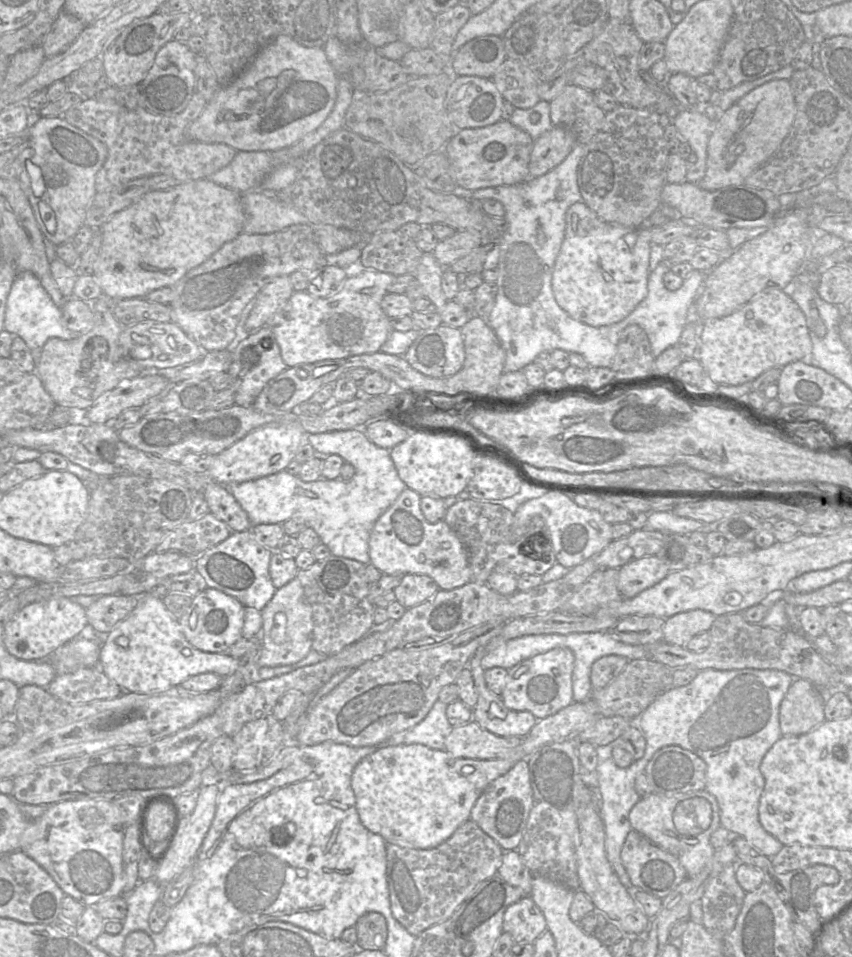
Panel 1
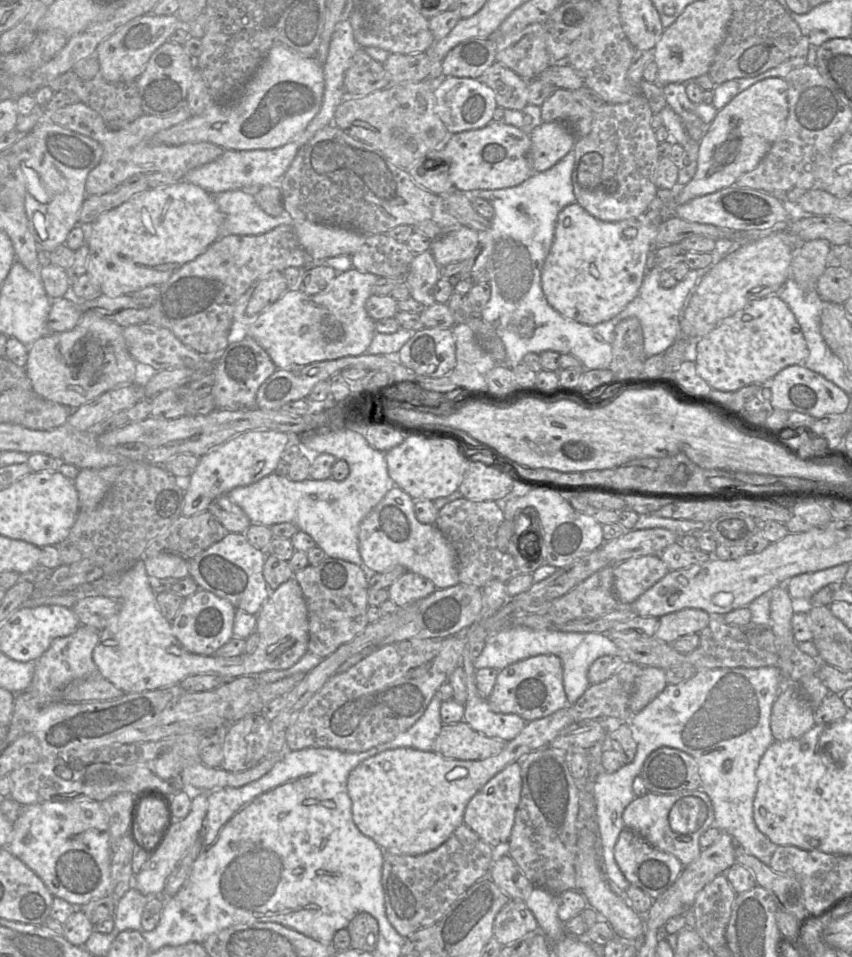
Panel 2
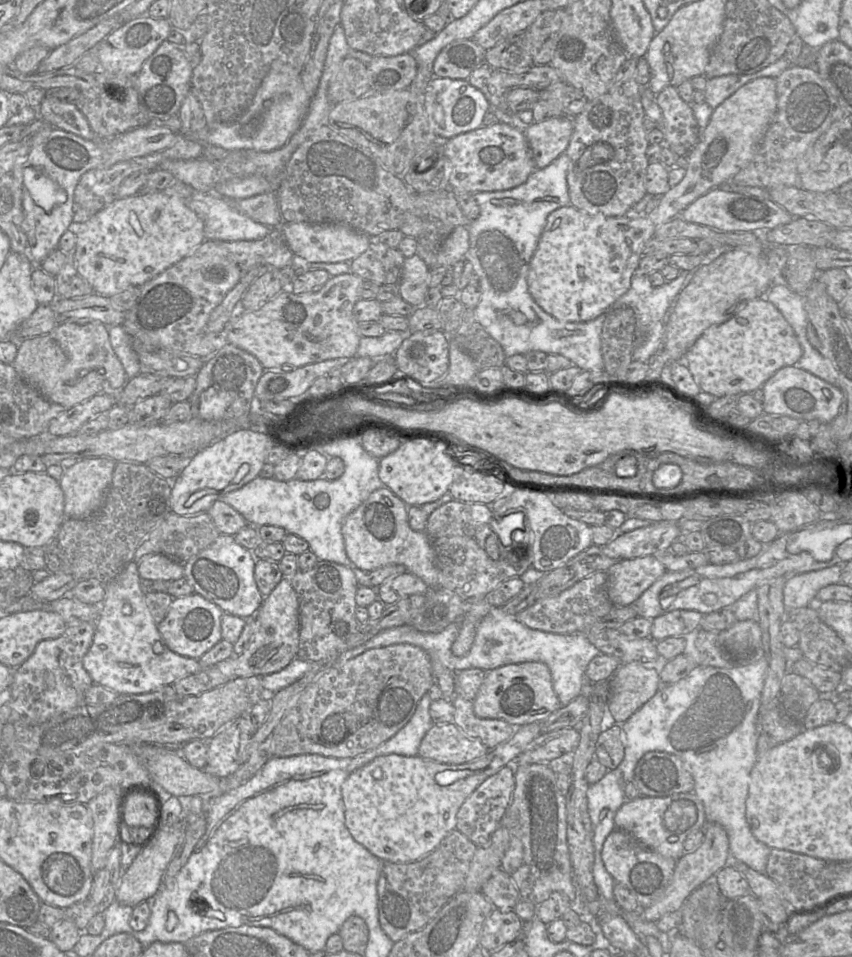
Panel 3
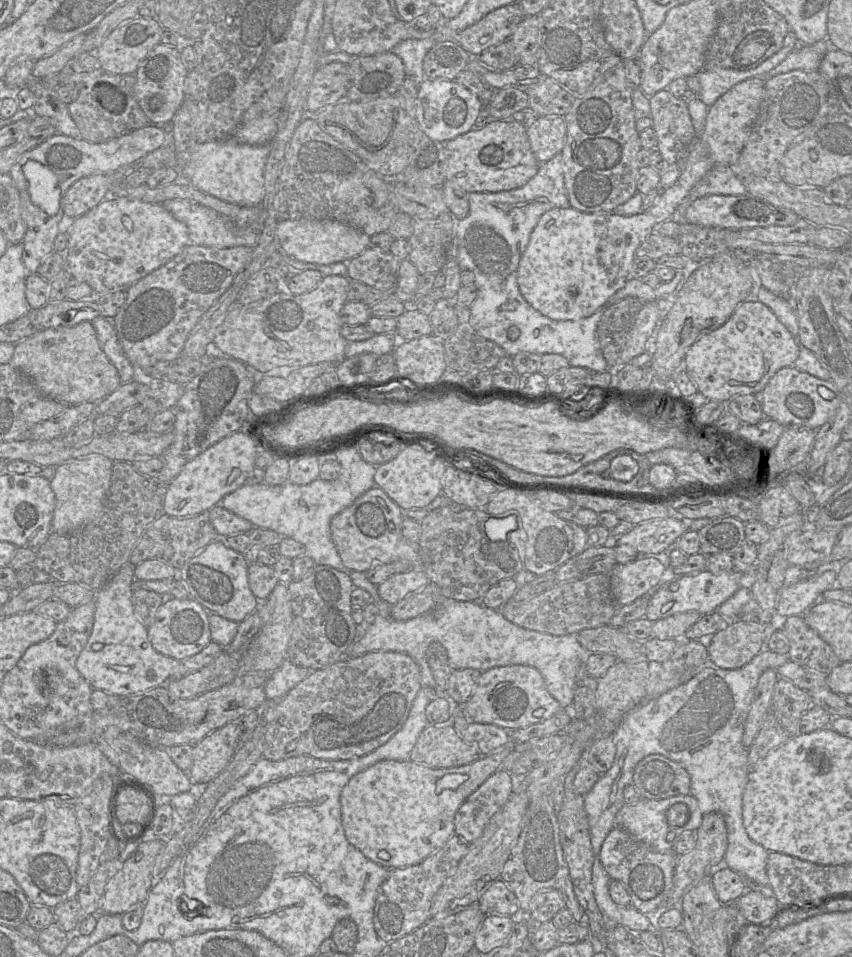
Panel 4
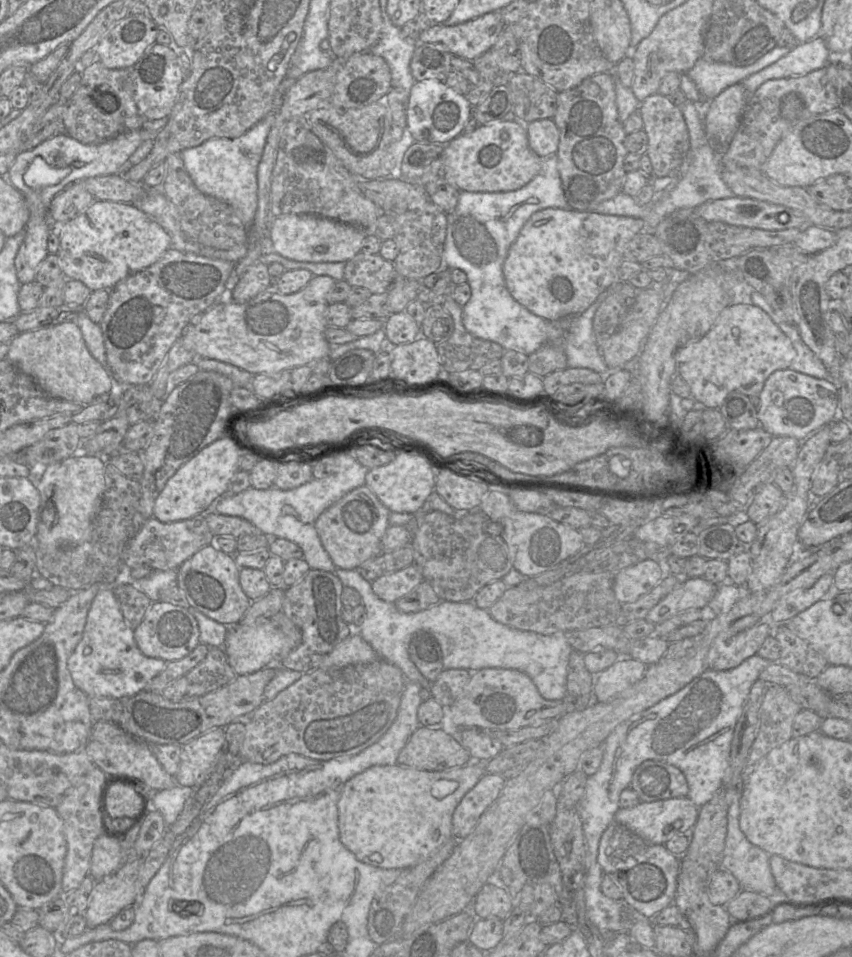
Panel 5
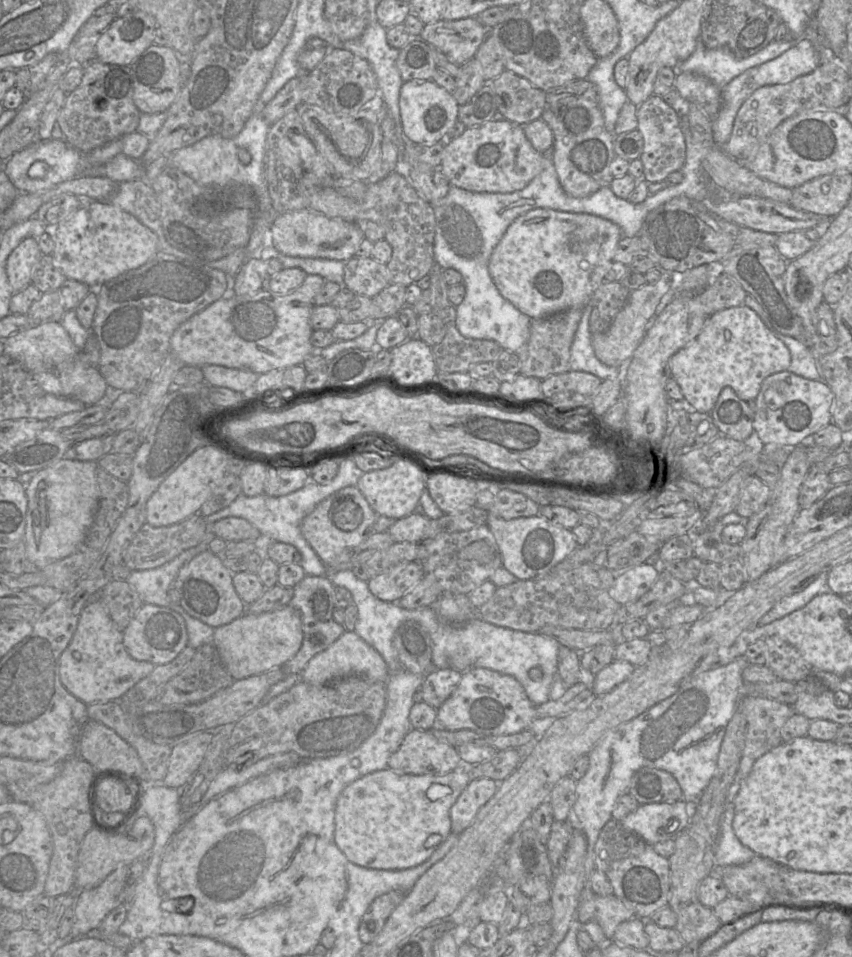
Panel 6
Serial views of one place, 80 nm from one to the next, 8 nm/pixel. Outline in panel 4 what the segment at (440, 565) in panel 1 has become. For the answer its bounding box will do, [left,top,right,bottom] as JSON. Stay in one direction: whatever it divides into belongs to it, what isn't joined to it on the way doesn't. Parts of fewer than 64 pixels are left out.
[330,486,421,571]

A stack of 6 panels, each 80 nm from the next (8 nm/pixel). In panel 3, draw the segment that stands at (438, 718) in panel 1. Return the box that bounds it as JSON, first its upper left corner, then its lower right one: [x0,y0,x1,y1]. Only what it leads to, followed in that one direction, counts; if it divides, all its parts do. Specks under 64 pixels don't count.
[341,692,434,775]

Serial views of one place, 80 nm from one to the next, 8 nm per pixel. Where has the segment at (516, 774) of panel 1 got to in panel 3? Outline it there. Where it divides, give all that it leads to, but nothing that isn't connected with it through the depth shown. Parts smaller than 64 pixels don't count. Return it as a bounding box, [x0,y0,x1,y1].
[456,765,515,846]

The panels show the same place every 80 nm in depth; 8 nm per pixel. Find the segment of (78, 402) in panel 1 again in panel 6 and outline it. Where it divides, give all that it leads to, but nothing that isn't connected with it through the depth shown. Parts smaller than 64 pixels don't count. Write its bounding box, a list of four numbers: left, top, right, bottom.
[1,322,108,406]

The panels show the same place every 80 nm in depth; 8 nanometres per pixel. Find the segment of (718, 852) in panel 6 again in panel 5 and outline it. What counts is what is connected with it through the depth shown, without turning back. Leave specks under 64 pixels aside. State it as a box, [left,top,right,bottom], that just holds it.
[719,787,777,896]

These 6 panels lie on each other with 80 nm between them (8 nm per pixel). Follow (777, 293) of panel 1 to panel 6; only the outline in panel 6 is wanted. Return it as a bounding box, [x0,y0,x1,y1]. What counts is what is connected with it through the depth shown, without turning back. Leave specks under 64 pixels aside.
[669,305,790,413]

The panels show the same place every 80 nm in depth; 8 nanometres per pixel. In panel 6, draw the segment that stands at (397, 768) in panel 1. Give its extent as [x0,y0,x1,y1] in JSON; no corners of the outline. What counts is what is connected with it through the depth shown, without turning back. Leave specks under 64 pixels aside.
[335,765,470,870]

